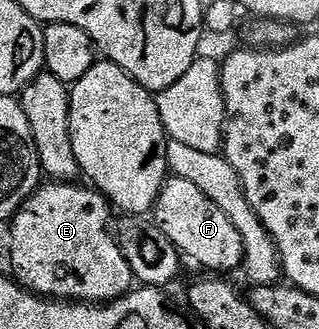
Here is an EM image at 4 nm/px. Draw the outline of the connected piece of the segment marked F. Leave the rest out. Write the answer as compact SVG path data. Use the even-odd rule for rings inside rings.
M174 175L157 200L155 219L165 229L165 233L173 237L178 249L186 253L189 251L199 263L206 264L209 270L240 269L244 265L243 234L232 220L229 209L201 189L196 179Z

